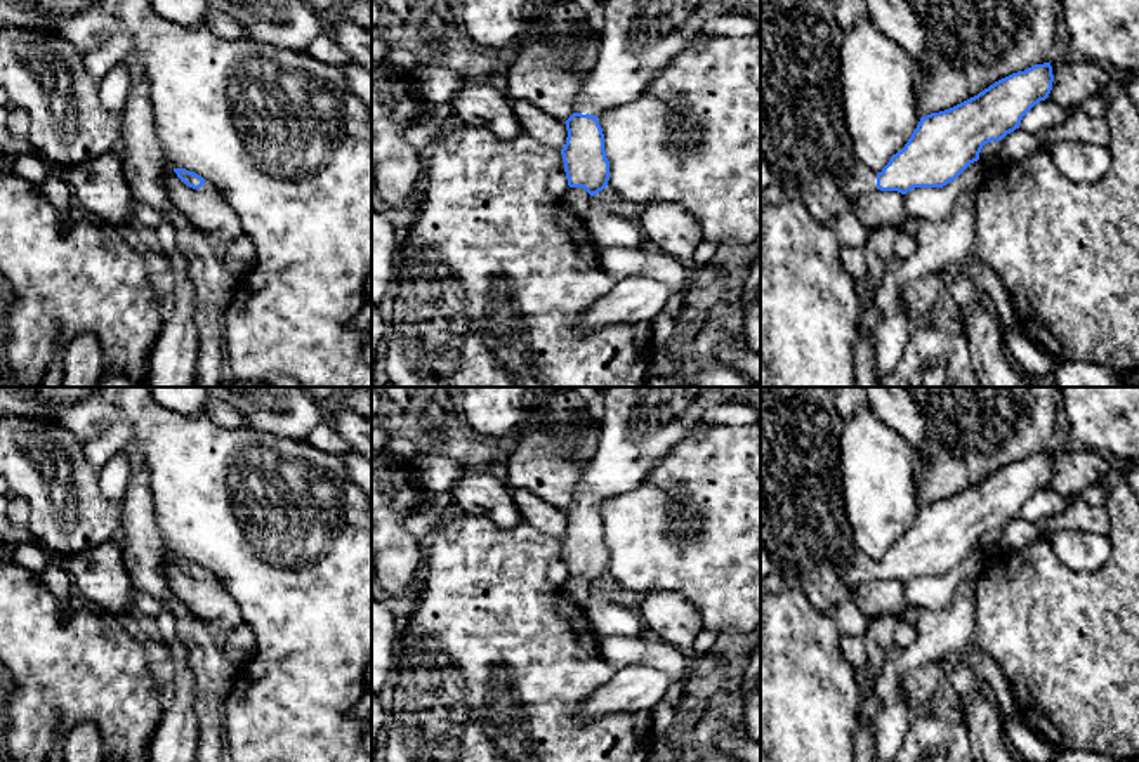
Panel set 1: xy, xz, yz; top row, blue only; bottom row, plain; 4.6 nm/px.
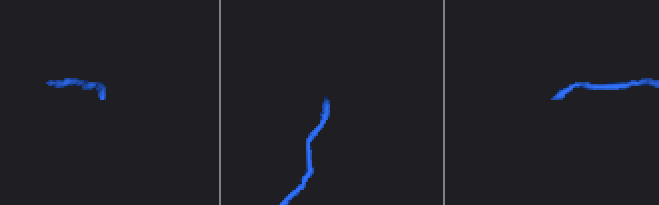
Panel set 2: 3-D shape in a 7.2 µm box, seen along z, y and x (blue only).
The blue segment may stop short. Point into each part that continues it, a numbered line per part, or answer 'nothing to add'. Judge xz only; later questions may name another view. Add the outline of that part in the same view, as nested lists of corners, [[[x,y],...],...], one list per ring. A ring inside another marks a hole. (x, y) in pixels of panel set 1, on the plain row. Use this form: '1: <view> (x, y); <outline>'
1: xz (641, 424); [[[604,387],[599,446],[575,502],[601,503],[635,489],[707,410],[736,403],[752,387]]]

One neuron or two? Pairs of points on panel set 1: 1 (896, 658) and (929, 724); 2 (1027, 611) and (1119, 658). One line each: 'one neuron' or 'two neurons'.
1: two neurons
2: one neuron

